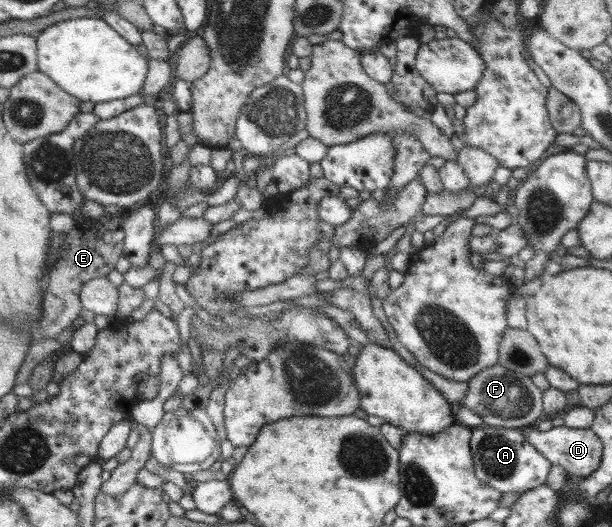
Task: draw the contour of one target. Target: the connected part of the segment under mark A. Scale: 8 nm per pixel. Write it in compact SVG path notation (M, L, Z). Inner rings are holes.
M486 423L471 428L470 453L474 475L492 490L503 493L523 493L546 484L552 464L526 441L520 429L492 427Z

